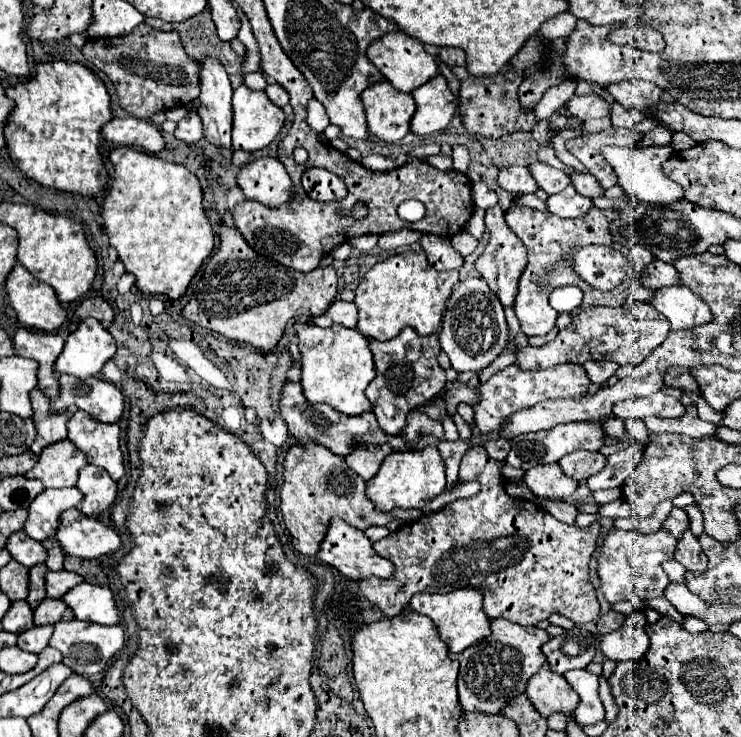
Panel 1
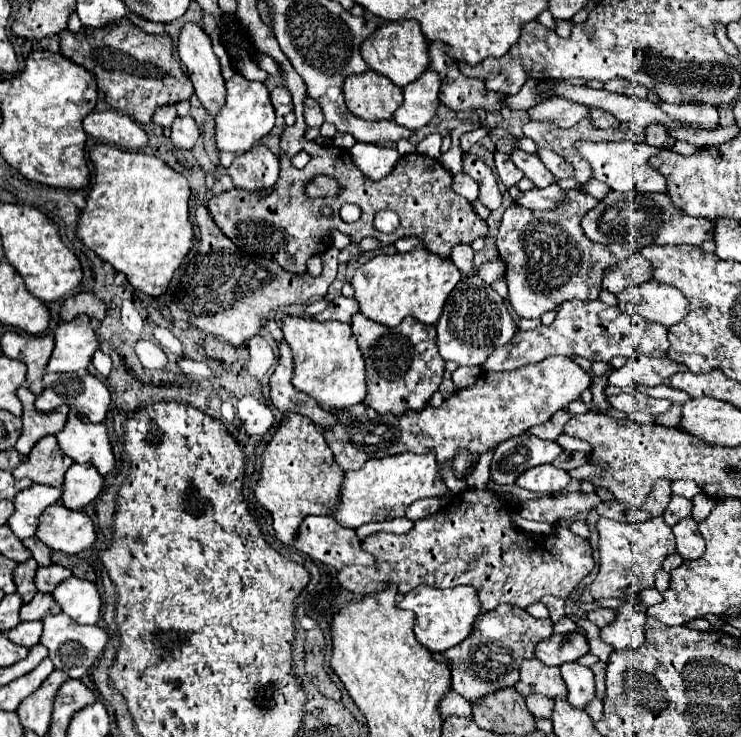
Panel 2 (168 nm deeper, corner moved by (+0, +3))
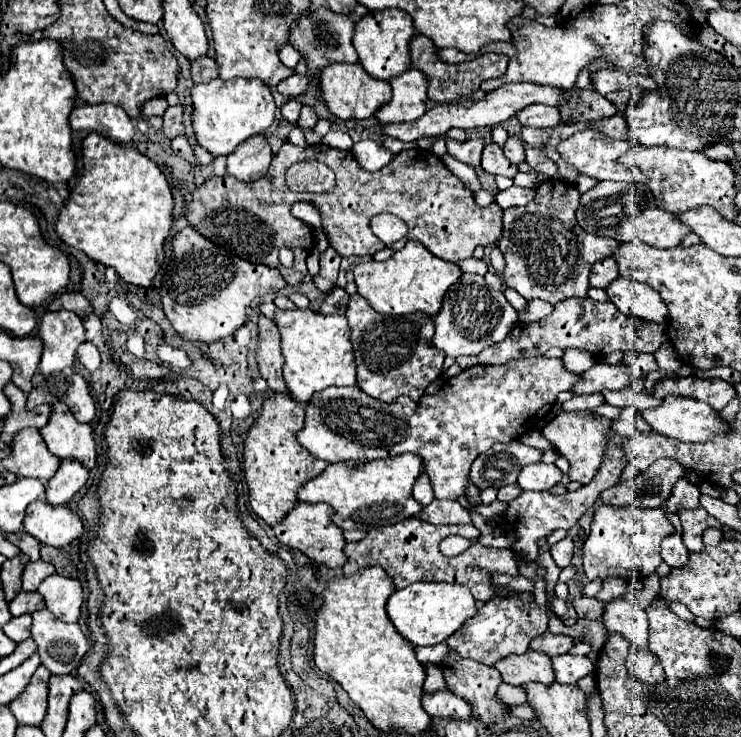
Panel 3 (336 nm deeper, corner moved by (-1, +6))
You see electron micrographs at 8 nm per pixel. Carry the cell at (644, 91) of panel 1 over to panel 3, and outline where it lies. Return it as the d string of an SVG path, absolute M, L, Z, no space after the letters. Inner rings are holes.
M606 68L606 70L598 70L592 74L592 86L606 96L608 92L618 92L624 88L632 86L632 80L626 72L616 70L616 68Z

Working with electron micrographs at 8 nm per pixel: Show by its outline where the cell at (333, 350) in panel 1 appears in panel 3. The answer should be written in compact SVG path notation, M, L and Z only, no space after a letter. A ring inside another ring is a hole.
M276 310L276 326L282 338L284 382L292 398L308 402L314 392L328 386L354 386L356 364L346 316L322 316L312 310Z

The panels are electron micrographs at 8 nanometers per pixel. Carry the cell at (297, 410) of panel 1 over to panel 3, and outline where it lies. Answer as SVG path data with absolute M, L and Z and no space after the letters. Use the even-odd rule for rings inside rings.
M258 312L258 348L256 362L260 376L268 380L268 388L274 392L288 394L282 378L282 350L280 350L280 334L272 320L268 320L262 312Z

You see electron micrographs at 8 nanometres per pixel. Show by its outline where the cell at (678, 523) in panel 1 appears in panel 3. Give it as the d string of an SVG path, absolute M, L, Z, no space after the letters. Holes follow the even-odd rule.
M680 478L680 480L674 484L674 490L672 490L666 506L668 506L670 512L676 512L676 510L680 510L680 508L696 508L696 506L700 506L698 498L700 498L698 486L694 486L694 484L688 482L686 478Z

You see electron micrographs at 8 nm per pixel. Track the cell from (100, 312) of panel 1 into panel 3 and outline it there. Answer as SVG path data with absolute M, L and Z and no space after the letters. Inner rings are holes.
M78 292L60 294L58 298L54 298L54 300L48 304L48 310L62 310L62 308L78 314L80 318L86 318L88 314L92 314L90 302L88 302L82 294L78 294Z

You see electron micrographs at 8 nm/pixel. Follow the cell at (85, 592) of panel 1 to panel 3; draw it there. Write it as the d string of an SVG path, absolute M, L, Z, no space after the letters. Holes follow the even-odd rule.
M50 574L40 586L38 592L42 594L48 610L64 620L64 622L78 622L80 608L84 602L82 586L74 578L64 578L58 574Z

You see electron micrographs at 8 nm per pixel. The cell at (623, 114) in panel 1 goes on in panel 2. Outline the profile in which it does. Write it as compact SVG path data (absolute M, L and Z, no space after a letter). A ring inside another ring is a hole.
M591 109L589 115L591 115L593 123L595 123L597 127L601 127L601 129L609 129L609 127L613 127L613 125L617 123L617 119L611 117L611 113L607 113L607 111L603 111L603 109Z

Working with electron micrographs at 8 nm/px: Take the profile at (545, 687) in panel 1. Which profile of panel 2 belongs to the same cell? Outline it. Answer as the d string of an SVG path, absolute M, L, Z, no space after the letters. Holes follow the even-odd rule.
M527 659L521 663L521 679L515 689L527 697L533 693L541 693L549 699L565 699L567 685L563 685L563 677L559 667L549 667L539 659Z

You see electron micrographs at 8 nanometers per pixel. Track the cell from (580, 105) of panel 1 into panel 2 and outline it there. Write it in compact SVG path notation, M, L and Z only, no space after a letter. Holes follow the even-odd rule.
M553 97L541 101L535 109L529 111L533 121L547 121L559 127L573 127L577 121L589 115L587 105L573 105L573 101L563 101L563 97Z

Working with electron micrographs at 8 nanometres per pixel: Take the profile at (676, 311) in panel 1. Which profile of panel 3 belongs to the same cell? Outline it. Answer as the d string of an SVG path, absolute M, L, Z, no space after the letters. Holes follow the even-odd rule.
M616 278L612 286L606 288L608 300L616 304L622 314L632 314L644 320L652 320L662 324L668 318L666 304L662 302L660 294L652 290L648 284L640 284L632 278Z

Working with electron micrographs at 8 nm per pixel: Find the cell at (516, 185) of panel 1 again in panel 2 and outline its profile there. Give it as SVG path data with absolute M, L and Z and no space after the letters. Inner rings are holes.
M495 151L495 171L501 179L501 183L509 189L509 187L515 187L525 175L521 169L515 167L515 163L509 159L507 153L501 153L501 151Z

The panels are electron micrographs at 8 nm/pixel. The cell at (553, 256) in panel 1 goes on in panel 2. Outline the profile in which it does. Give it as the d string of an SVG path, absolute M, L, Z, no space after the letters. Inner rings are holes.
M569 191L569 201L559 205L555 211L531 211L521 205L511 205L501 219L501 227L497 233L497 249L499 255L507 261L505 281L509 285L509 303L513 305L515 313L523 319L539 319L543 313L553 311L559 303L567 299L597 299L601 293L601 279L609 265L615 265L627 257L631 257L631 249L625 245L615 243L604 245L593 243L585 237L581 229L581 219L587 211L595 209L597 199L585 191Z

